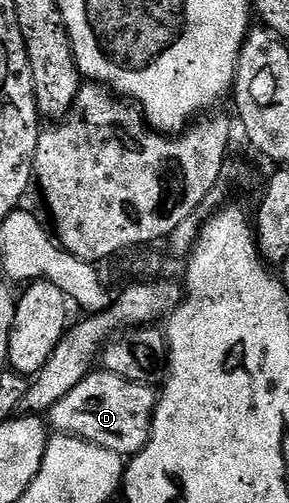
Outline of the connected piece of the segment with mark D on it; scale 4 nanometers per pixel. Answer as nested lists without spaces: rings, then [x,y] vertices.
[[[101,369],[86,375],[74,389],[72,389],[48,412],[48,423],[51,428],[63,431],[63,436],[83,444],[95,443],[98,447],[103,447],[103,452],[113,453],[115,456],[126,455],[133,457],[142,450],[146,444],[146,438],[150,435],[150,420],[152,418],[152,399],[146,396],[146,391],[141,387],[141,382],[121,379],[119,375],[114,375],[111,371]]]

